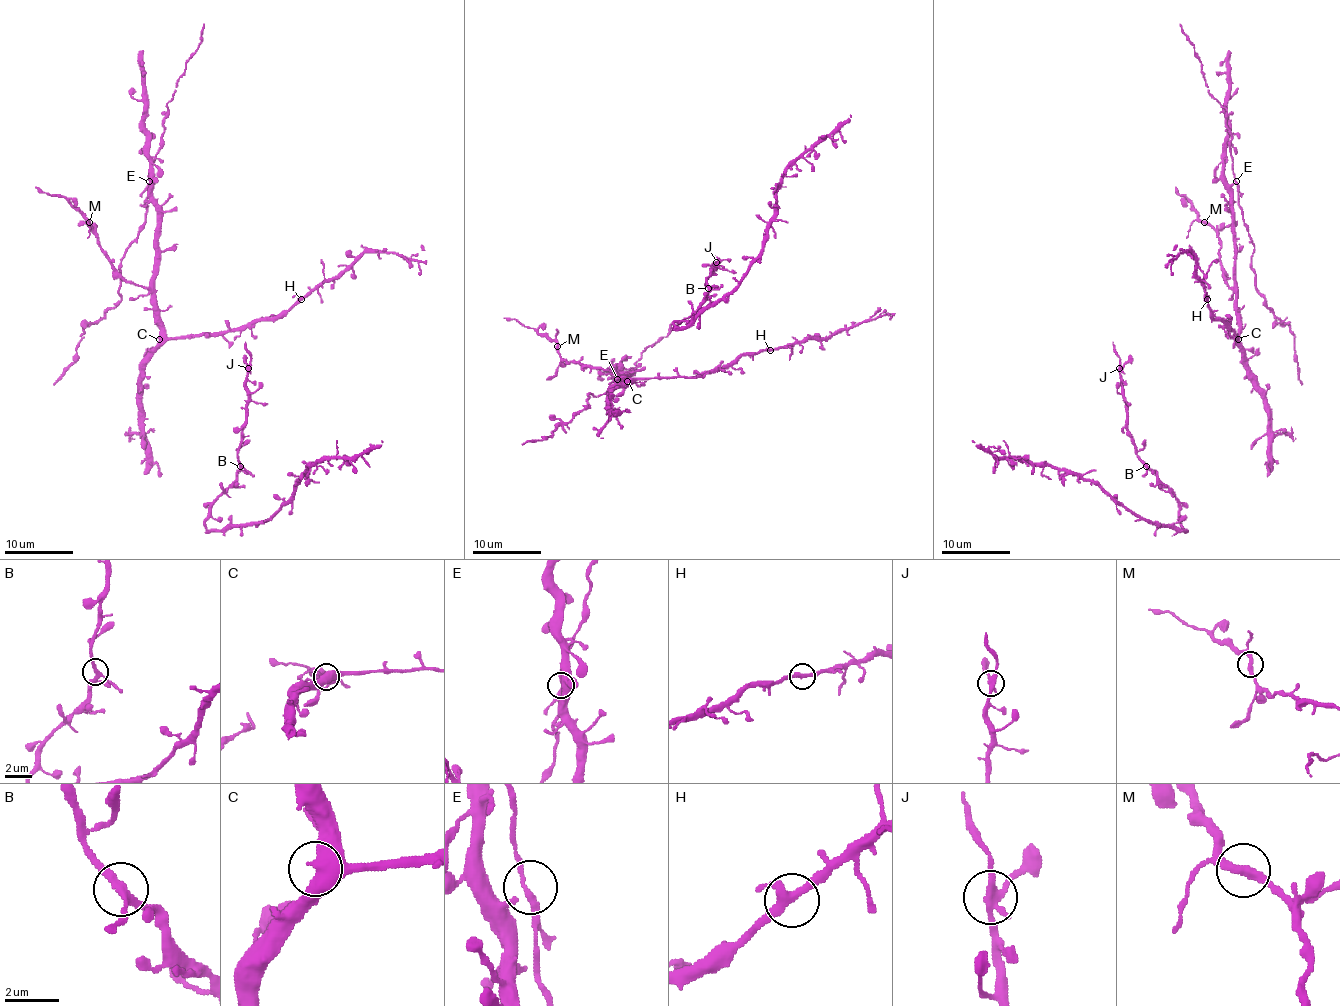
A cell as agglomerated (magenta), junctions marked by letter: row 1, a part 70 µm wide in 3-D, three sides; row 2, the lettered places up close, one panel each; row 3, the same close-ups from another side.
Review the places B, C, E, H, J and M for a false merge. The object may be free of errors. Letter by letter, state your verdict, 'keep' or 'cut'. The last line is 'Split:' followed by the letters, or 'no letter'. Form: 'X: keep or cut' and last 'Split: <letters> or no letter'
B: keep
C: keep
E: keep
H: keep
J: keep
M: keep
Split: no letter

